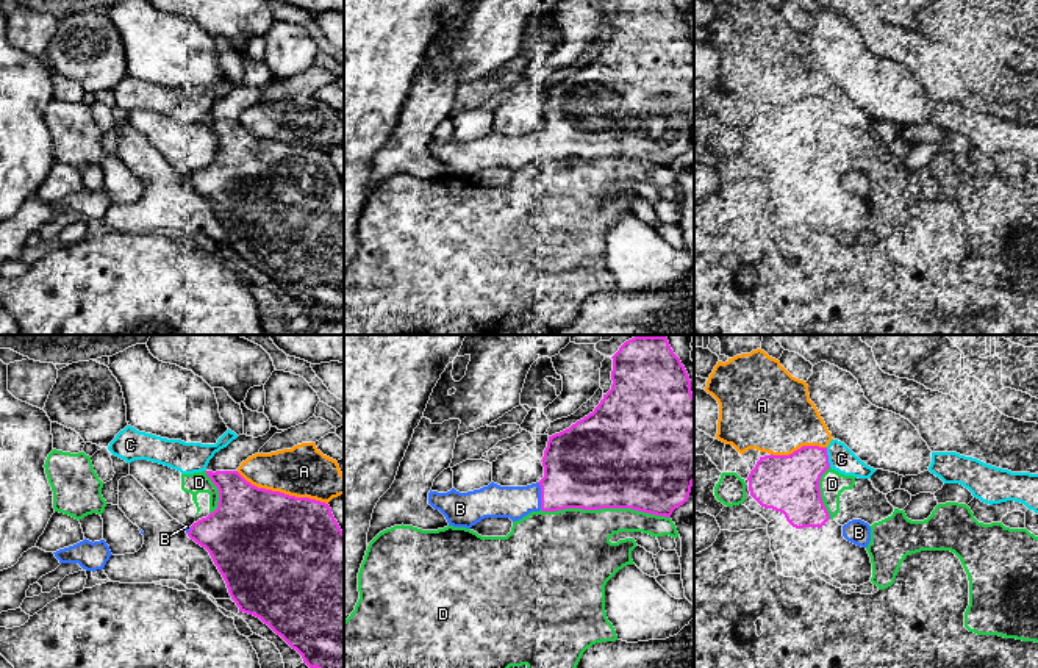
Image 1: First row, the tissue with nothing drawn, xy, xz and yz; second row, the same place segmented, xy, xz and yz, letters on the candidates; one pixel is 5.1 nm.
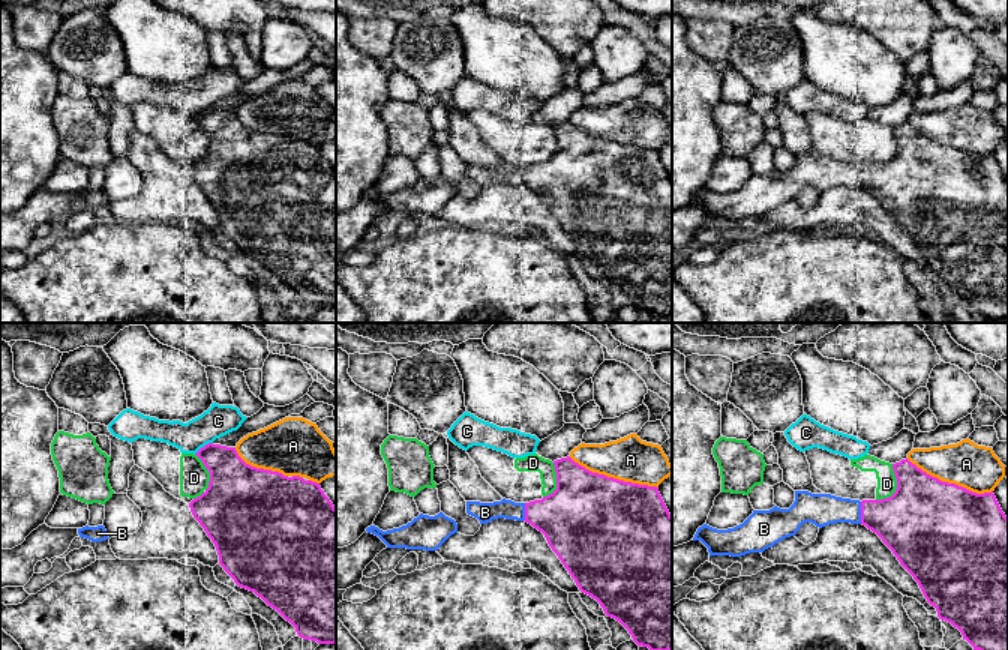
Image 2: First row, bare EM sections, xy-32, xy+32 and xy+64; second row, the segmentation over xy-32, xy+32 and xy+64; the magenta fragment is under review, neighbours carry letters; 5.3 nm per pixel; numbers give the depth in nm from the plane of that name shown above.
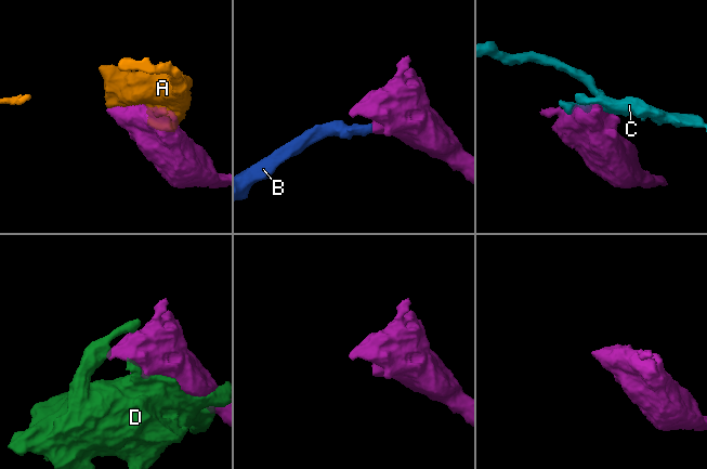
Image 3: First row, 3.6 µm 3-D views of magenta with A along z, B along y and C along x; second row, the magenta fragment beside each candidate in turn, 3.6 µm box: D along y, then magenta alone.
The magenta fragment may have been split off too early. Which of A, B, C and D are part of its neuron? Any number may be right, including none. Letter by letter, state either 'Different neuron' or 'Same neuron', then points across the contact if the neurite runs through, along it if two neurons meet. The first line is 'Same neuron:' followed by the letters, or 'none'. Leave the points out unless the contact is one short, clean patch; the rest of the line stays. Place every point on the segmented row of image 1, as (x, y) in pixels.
Same neuron: B
A: Different neuron
B: Same neuron
C: Different neuron
D: Different neuron

